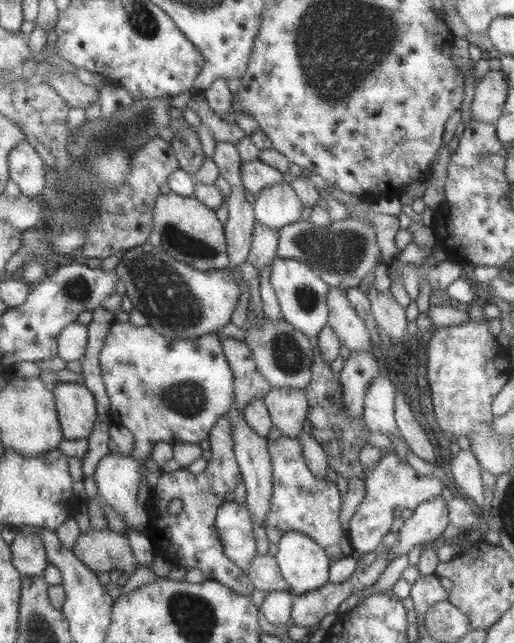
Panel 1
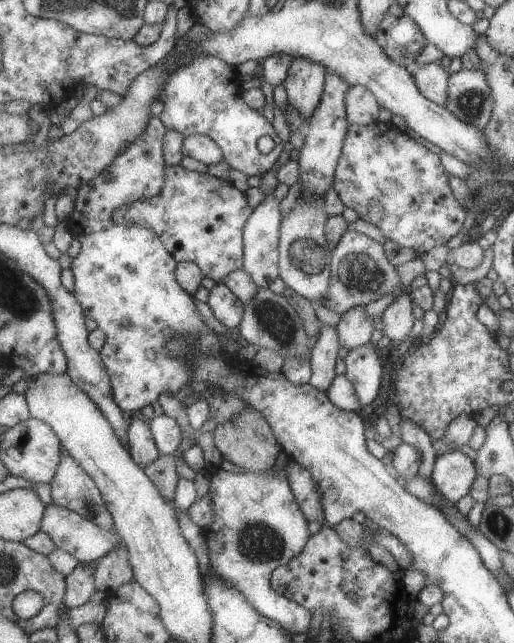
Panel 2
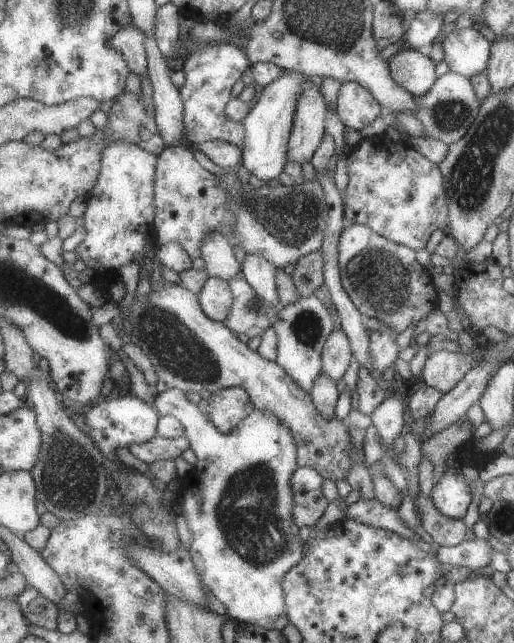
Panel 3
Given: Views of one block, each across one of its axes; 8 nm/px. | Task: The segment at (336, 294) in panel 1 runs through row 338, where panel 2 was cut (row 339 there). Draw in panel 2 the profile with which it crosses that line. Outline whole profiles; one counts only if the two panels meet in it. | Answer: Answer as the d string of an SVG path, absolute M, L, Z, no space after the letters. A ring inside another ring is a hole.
M358 306L343 314L337 326L340 340L350 352L371 342L376 332L376 322L368 316L368 310L364 307Z

